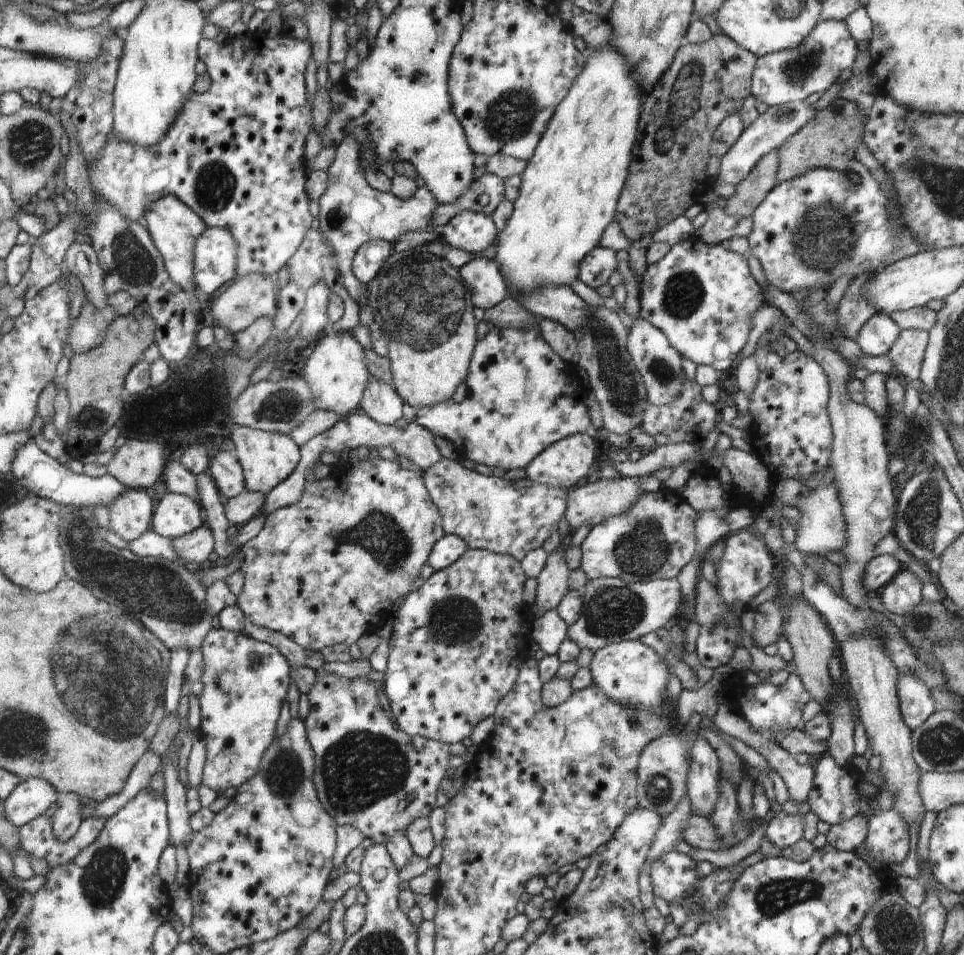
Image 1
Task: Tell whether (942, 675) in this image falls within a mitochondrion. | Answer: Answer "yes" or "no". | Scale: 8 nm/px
no

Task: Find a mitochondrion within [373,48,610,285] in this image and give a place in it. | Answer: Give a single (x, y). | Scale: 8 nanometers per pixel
(511, 116)

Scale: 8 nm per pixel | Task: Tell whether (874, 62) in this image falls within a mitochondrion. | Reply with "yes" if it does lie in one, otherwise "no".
no

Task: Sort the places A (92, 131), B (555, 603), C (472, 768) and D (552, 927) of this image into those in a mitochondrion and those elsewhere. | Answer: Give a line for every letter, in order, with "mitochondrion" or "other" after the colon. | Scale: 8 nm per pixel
A: other
B: other
C: other
D: other

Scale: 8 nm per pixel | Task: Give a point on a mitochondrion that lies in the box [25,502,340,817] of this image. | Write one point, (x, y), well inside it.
(112, 676)

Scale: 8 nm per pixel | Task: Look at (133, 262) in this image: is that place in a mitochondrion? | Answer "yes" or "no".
yes

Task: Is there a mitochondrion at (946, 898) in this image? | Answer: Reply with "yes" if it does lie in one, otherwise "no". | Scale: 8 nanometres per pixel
no

